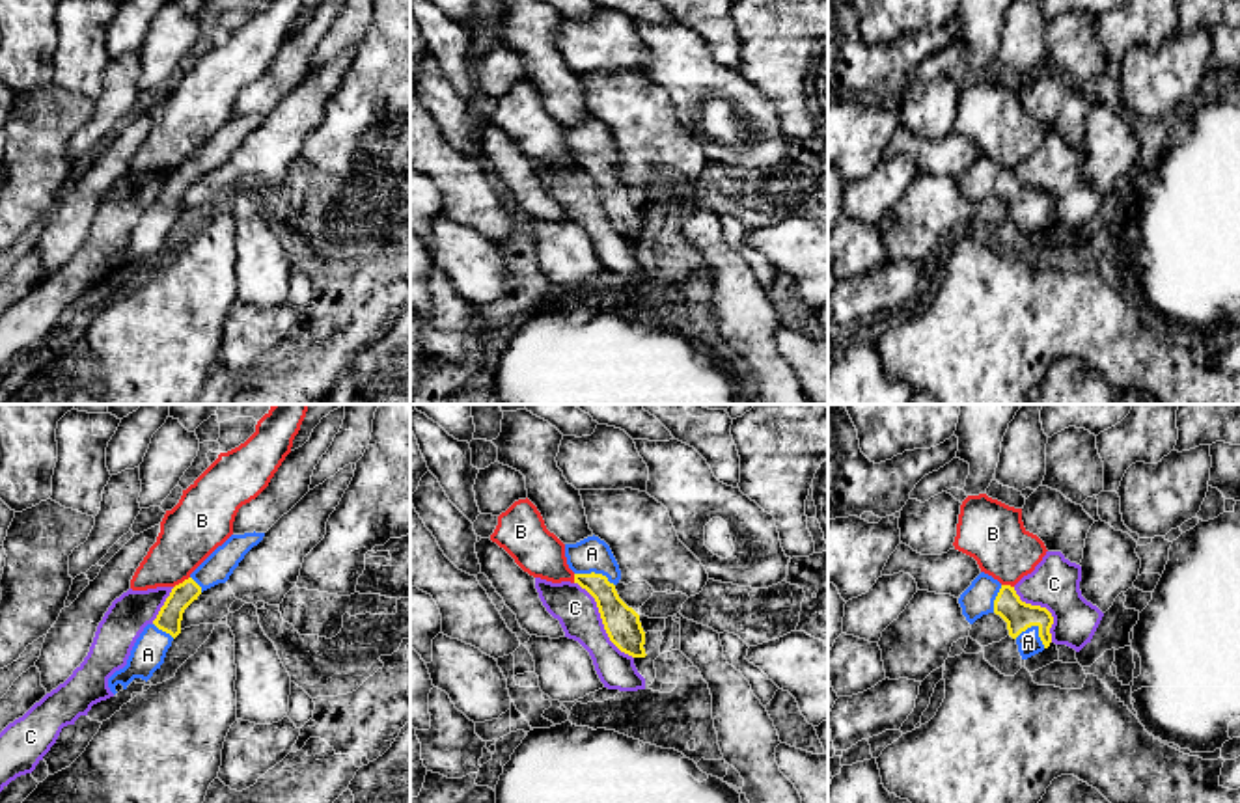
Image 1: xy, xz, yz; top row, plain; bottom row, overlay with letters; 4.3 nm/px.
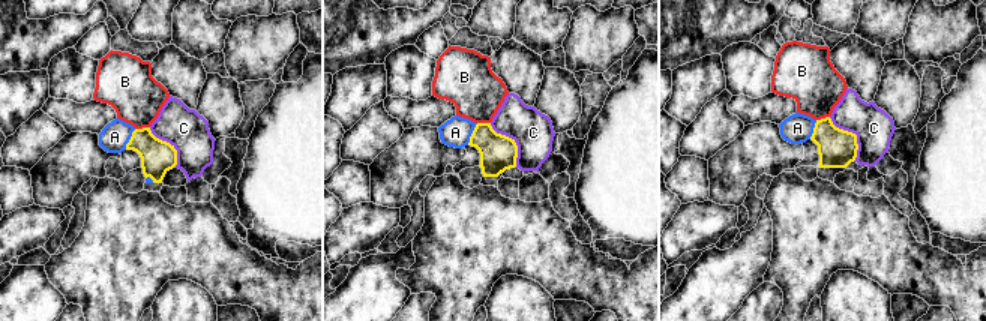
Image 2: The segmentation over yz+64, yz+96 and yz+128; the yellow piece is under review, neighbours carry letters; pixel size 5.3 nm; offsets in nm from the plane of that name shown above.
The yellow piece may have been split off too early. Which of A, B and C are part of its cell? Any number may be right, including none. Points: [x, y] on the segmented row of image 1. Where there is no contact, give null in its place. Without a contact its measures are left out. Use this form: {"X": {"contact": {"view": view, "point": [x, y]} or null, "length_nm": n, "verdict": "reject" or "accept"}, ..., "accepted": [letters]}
{"A": {"contact": {"view": "yz", "point": [1035, 625]}, "length_nm": 140, "verdict": "accept"}, "B": {"contact": {"view": "xy", "point": [183, 582]}, "length_nm": 90, "verdict": "reject"}, "C": {"contact": {"view": "xz", "point": [603, 621]}, "length_nm": 420, "verdict": "reject"}, "accepted": ["A"]}

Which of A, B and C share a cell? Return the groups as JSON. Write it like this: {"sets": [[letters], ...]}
{"sets": [["A"], ["B"], ["C"]]}

